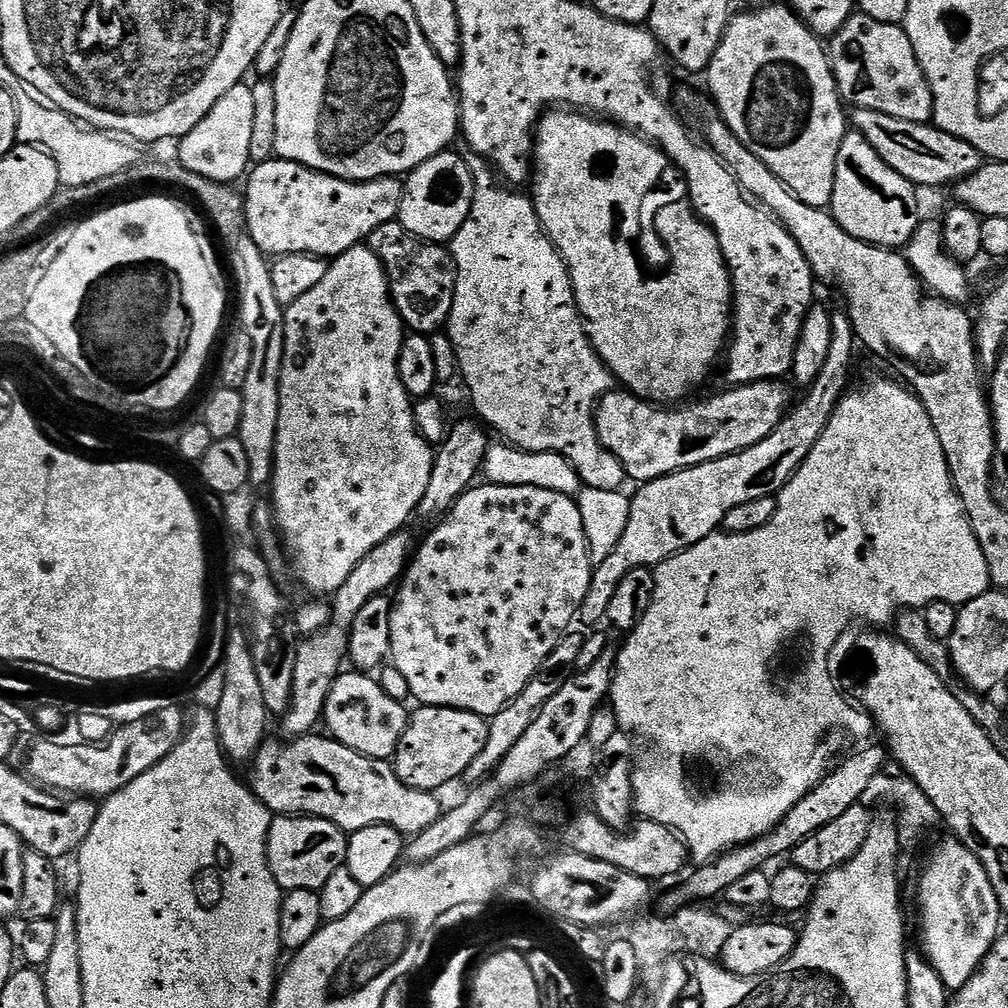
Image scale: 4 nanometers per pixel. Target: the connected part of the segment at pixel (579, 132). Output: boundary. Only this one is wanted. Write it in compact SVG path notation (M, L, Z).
M552 110L541 116L534 133L534 171L530 177L530 199L544 227L544 233L552 240L552 245L560 252L572 279L572 289L576 295L576 305L592 339L594 350L602 358L617 381L620 380L627 391L633 392L641 400L661 406L672 406L683 396L688 396L708 376L708 371L717 364L725 351L732 332L732 275L724 261L722 246L714 230L696 214L696 209L688 194L688 181L683 172L669 160L662 149L650 140L637 136L619 124L605 122L591 114L579 110Z

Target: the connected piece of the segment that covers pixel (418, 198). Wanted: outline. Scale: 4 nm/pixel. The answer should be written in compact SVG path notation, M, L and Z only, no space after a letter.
M453 150L439 152L434 158L422 162L407 173L403 181L404 193L400 203L398 223L410 234L432 244L447 245L456 237L462 222L470 214L474 198L474 182L467 159Z

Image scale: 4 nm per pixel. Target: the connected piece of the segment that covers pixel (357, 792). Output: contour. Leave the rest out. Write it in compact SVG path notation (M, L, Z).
M316 735L297 736L284 742L288 744L265 742L256 752L256 759L251 765L250 787L269 812L285 816L317 816L334 822L349 834L366 830L366 826L385 824L411 838L432 824L428 821L428 807L434 798L433 793L406 786L406 782L398 778L395 767L389 761L363 756L327 735Z

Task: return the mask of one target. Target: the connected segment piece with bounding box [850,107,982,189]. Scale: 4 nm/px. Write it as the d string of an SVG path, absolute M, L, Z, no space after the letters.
M853 107L850 124L855 131L863 134L870 146L874 146L886 166L921 189L940 188L943 184L955 186L958 181L977 172L982 165L979 150L970 146L970 142L959 140L954 134L944 132L931 123L902 122L902 118L890 118L890 114L878 114L878 110Z

